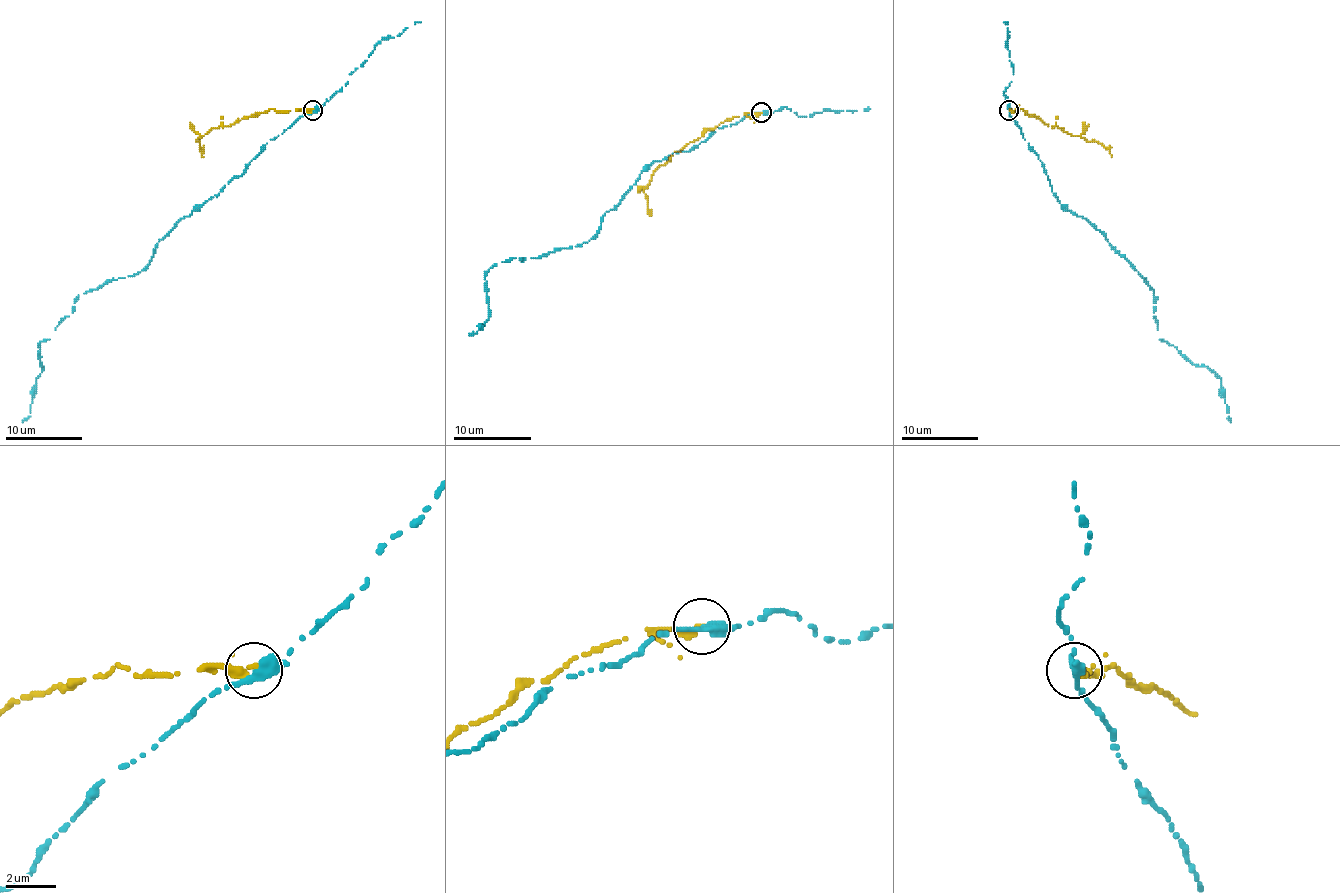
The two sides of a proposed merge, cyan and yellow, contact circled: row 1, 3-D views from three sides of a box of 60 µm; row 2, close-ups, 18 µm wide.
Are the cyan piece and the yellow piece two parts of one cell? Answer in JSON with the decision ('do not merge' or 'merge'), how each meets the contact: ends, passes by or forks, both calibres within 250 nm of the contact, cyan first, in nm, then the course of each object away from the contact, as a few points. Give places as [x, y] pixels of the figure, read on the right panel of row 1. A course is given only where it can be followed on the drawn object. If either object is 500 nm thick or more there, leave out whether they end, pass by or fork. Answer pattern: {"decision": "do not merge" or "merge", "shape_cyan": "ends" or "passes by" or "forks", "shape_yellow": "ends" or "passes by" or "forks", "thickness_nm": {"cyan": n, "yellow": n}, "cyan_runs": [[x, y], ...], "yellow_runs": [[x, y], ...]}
{"decision": "do not merge", "shape_cyan": "passes by", "shape_yellow": "ends", "thickness_nm": {"cyan": 360, "yellow": 300}, "cyan_runs": [[1009, 110], [1057, 201], [1086, 218], [1152, 289], [1159, 339], [1221, 380], [1230, 422]], "yellow_runs": [[1009, 109], [1019, 109], [1048, 126], [1061, 128], [1086, 141], [1098, 141], [1111, 157]]}

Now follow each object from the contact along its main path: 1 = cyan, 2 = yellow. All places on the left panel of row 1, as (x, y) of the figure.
1: (313, 110), (182, 218), (140, 272), (78, 295), (72, 312), (38, 345), (42, 368), (22, 422)
2: (313, 109), (272, 109), (213, 128), (196, 141), (199, 141), (203, 157)

